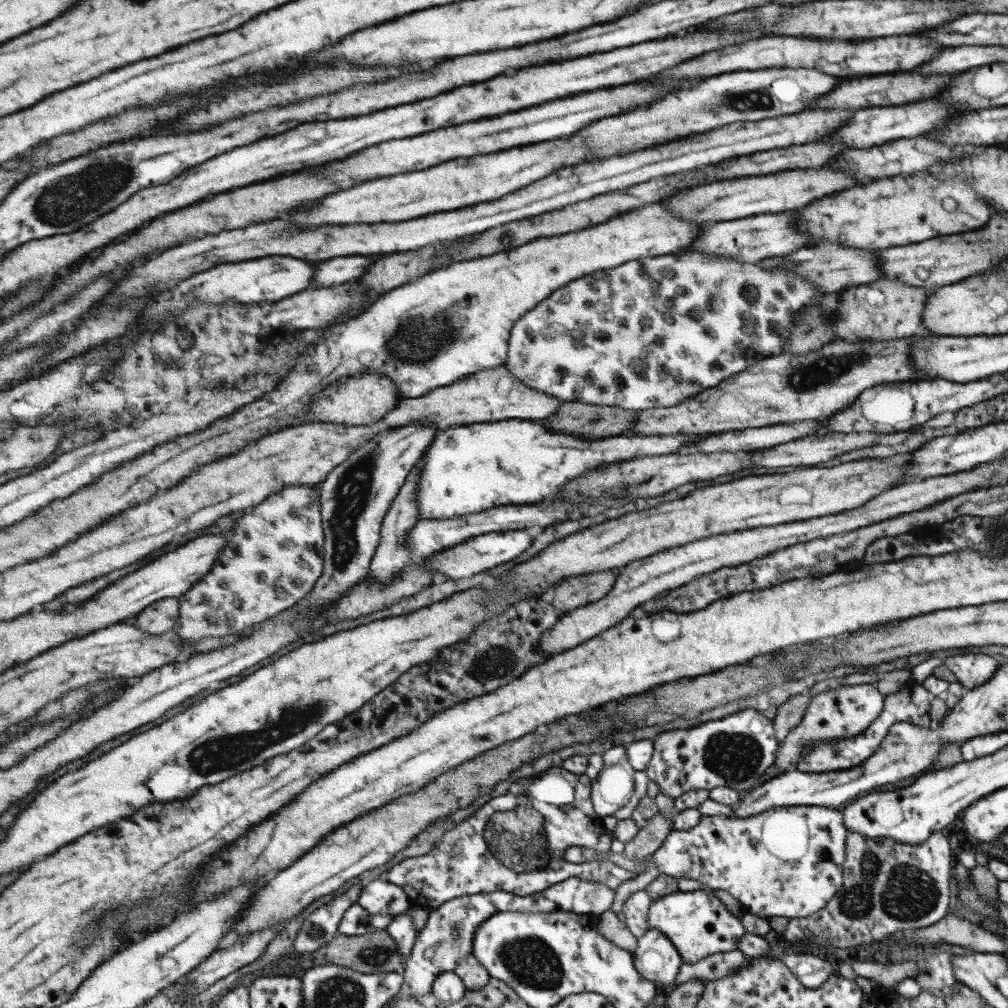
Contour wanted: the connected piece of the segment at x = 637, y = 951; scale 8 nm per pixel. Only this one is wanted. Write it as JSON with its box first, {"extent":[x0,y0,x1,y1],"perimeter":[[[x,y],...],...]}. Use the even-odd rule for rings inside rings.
{"extent":[632,927,682,984],"perimeter":[[[651,927],[636,939],[632,953],[635,972],[653,984],[671,984],[682,958],[673,943],[660,930]]]}

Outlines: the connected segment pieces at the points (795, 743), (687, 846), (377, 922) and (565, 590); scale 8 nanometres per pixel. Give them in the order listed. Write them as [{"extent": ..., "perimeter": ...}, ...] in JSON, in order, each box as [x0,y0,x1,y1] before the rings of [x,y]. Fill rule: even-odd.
[{"extent":[775,684,883,773],"perimeter":[[[872,684],[840,686],[835,690],[827,690],[813,695],[805,708],[801,722],[793,727],[782,741],[779,741],[779,748],[775,752],[775,768],[781,773],[795,770],[801,753],[805,753],[805,749],[815,741],[857,737],[857,734],[863,732],[873,720],[879,717],[883,707],[883,698],[883,695]]]},{"extent":[646,806,845,918],"perimeter":[[[781,806],[750,818],[737,818],[733,814],[700,817],[691,829],[671,830],[661,846],[646,859],[661,875],[695,880],[713,891],[724,890],[740,902],[744,913],[766,918],[801,918],[821,910],[841,888],[845,836],[842,814],[837,809]]]},{"extent":[338,905,394,936],"perimeter":[[[353,905],[343,917],[338,930],[341,935],[357,936],[386,930],[394,921],[393,915],[371,914],[361,905]]]},{"extent":[552,570,616,613],"perimeter":[[[602,570],[568,578],[556,586],[552,603],[561,613],[565,613],[578,606],[598,601],[611,590],[616,576],[610,570]]]}]

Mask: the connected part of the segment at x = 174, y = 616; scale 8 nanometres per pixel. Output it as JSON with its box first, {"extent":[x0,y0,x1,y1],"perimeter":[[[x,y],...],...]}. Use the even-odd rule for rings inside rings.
{"extent":[135,596,182,634],"perimeter":[[[182,596],[161,599],[138,614],[135,626],[143,632],[163,634],[174,630],[180,617]]]}

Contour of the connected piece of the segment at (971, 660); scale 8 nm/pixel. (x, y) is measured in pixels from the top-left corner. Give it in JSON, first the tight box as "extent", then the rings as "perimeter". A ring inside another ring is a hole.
{"extent":[943,652,999,690],"perimeter":[[[972,652],[956,654],[943,659],[944,666],[952,673],[953,680],[964,690],[973,689],[989,681],[997,671],[999,658]]]}

